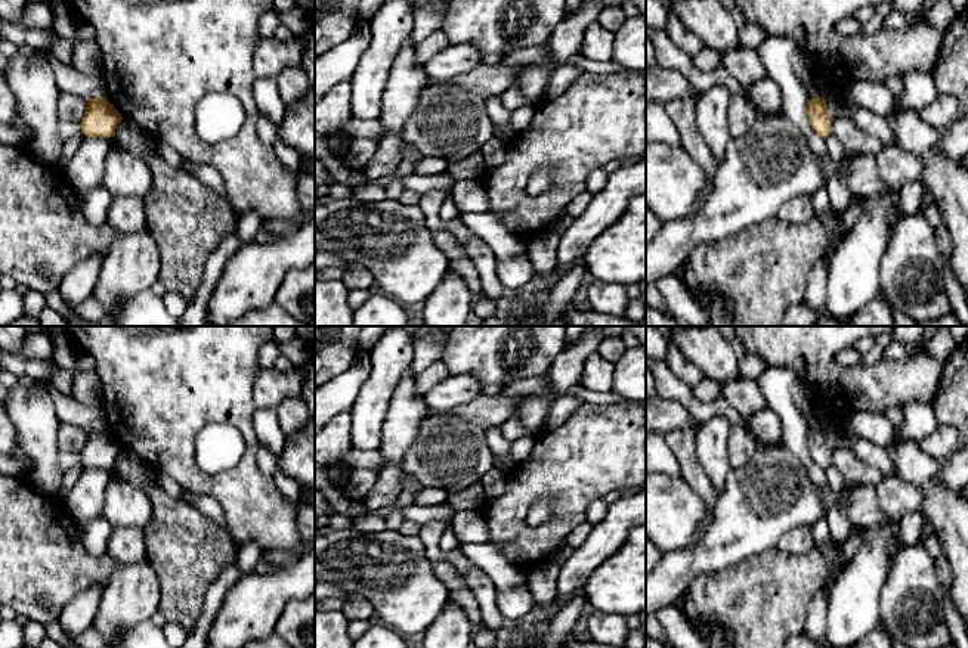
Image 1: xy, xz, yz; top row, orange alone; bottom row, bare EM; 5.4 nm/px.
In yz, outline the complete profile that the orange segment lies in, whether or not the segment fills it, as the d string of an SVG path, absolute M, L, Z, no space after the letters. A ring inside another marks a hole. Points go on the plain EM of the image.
M811 428L807 437L811 459L823 469L832 465L834 447L826 438L825 428Z

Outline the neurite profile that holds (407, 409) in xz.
M408 369L402 375L383 424L383 437L378 452L383 465L377 471L377 481L362 503L368 511L390 506L403 489L402 461L417 438L426 416L427 404L415 391L415 376Z

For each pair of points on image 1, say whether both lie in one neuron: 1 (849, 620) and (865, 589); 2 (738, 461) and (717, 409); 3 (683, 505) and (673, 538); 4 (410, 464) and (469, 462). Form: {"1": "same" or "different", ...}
{"1": "same", "2": "different", "3": "same", "4": "same"}

